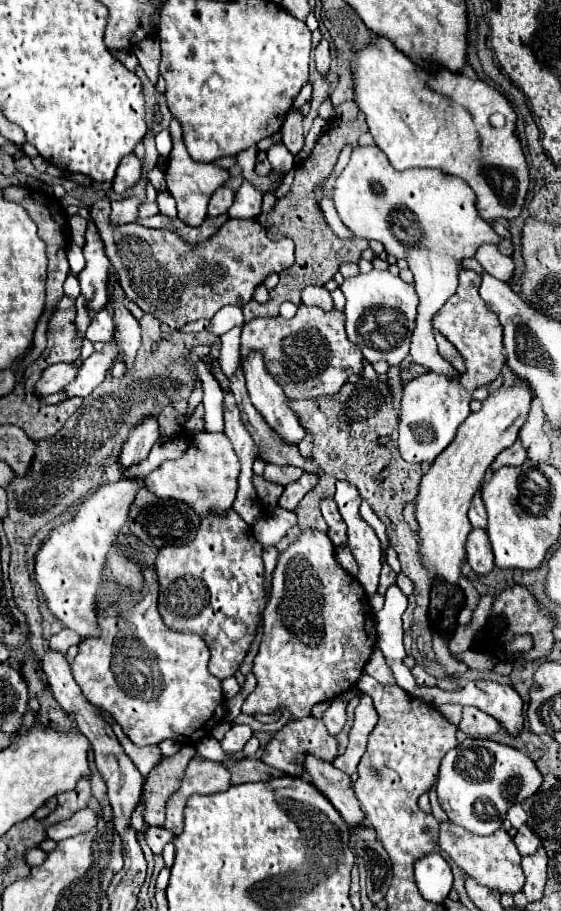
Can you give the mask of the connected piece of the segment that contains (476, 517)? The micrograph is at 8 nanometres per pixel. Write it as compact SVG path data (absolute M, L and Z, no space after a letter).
M479 491L475 493L467 515L469 515L469 521L471 521L473 527L485 527L485 525L487 525L487 511L485 511L485 507L483 507L481 493L479 493Z

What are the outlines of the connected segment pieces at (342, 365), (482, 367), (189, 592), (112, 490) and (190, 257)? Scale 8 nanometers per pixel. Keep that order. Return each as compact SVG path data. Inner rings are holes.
M299 305L293 319L271 317L249 321L243 325L241 343L243 355L253 349L265 355L269 373L279 381L289 399L331 395L341 389L351 373L362 376L363 355L347 339L343 311L339 309L323 311L316 306Z
M459 271L459 287L453 297L449 297L445 304L435 313L433 327L445 335L461 353L467 371L459 377L461 385L467 391L475 391L483 385L489 385L505 365L505 349L503 349L503 329L495 313L485 309L485 301L479 297L481 277L475 271Z
M231 509L225 517L209 515L201 519L197 535L191 543L183 547L163 547L159 549L155 571L159 577L159 613L165 625L173 631L183 633L199 633L209 651L209 671L217 679L225 679L235 675L241 661L245 659L249 645L255 637L255 627L261 619L261 611L265 609L265 587L263 587L263 561L261 561L263 547L253 537L253 531L245 521Z
M119 479L117 483L101 485L95 493L83 499L75 511L75 519L57 525L43 541L35 555L35 581L41 587L49 611L81 637L99 637L95 601L103 575L103 565L109 549L115 545L119 529L127 521L129 505L137 491L135 479Z
M99 199L91 205L89 215L99 229L105 253L125 295L171 329L179 329L195 319L211 319L225 305L243 307L253 299L255 287L259 287L269 273L281 273L293 265L293 241L271 241L255 219L229 219L217 235L191 251L173 231L129 223L123 233L121 227L109 223L109 211L109 201Z

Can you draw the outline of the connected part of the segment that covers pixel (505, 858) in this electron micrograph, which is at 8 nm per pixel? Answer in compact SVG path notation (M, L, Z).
M441 821L437 847L445 851L469 877L477 879L481 885L487 885L501 893L519 893L523 889L525 875L521 869L521 855L505 829L499 829L487 837L479 837L455 825L453 821Z

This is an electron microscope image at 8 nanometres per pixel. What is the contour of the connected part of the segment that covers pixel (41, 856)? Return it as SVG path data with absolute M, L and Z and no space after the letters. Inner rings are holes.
M38 847L28 850L25 854L27 863L33 868L41 865L47 858L47 853Z

